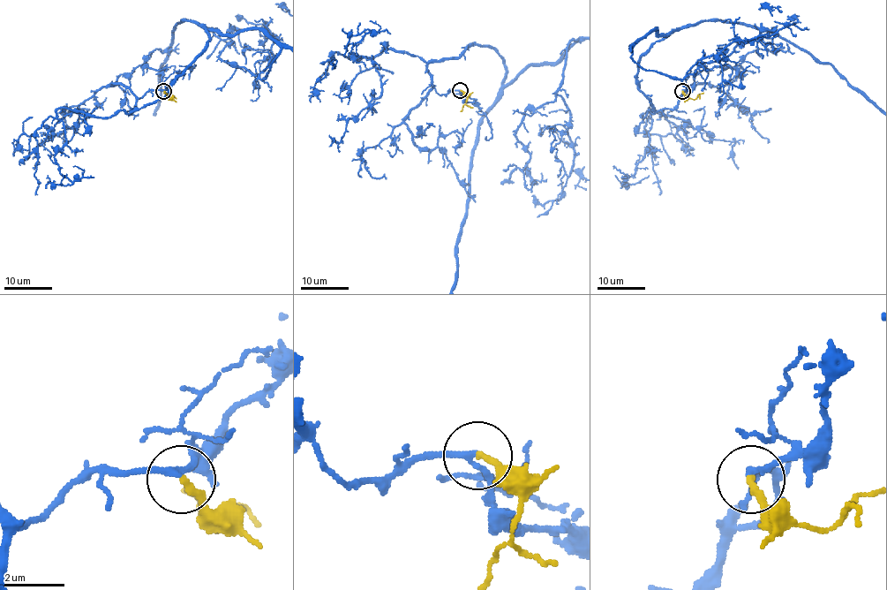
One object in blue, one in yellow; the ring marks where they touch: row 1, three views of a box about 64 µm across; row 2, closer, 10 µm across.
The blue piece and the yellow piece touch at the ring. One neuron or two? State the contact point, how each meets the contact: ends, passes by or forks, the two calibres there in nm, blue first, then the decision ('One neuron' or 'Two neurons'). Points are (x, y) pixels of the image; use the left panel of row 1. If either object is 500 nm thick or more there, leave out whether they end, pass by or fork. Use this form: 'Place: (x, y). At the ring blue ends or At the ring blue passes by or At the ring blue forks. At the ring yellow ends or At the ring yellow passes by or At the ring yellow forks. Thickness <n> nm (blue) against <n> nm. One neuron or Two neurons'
Place: (163, 91). At the ring blue passes by. At the ring yellow ends. Thickness 180 nm (blue) against 220 nm. One neuron

